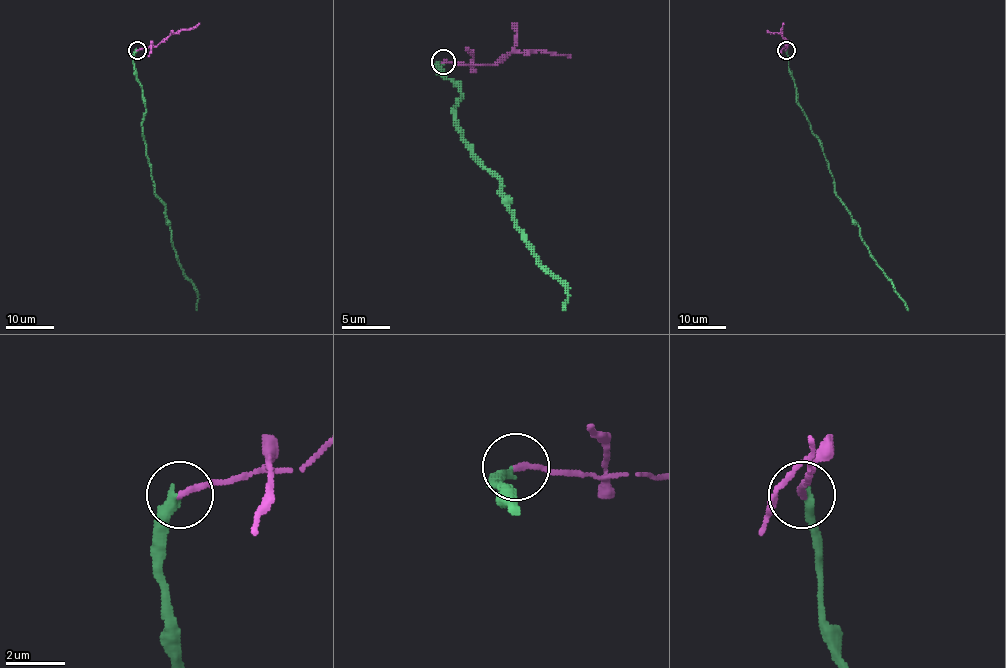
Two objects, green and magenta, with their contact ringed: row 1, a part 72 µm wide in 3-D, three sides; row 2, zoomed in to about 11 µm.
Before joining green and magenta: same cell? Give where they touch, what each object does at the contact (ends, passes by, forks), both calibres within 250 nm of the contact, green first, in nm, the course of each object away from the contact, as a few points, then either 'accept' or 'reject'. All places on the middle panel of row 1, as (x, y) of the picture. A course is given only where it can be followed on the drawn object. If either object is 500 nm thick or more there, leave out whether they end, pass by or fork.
place (443, 61); green ends; magenta ends; calibres 320 and 200 nm; course green (441, 62), (436, 67), (461, 91), (456, 125), (500, 181), (502, 201), (539, 261), (568, 290), (563, 310); course magenta (444, 62), (497, 64), (514, 52), (556, 52), (570, 57); reject

